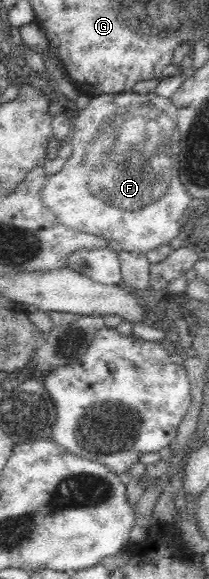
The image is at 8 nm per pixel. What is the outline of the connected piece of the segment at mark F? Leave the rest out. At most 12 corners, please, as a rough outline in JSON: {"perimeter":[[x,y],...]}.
{"perimeter":[[103,94],[41,189],[66,227],[145,254],[193,201],[178,110]]}

